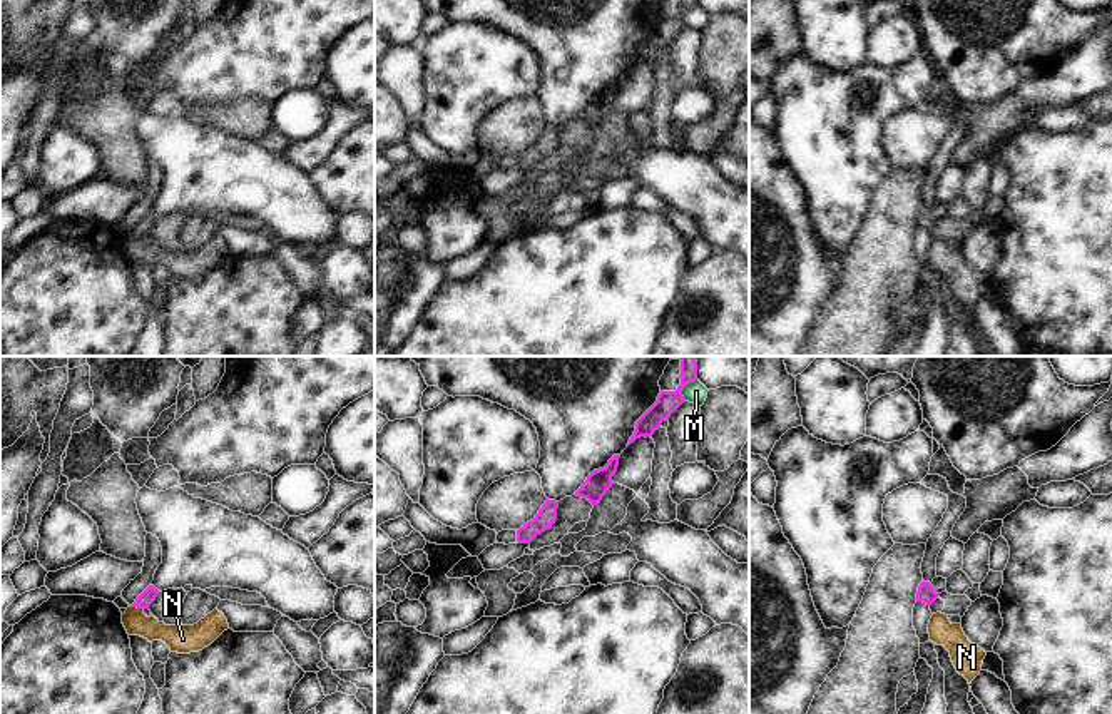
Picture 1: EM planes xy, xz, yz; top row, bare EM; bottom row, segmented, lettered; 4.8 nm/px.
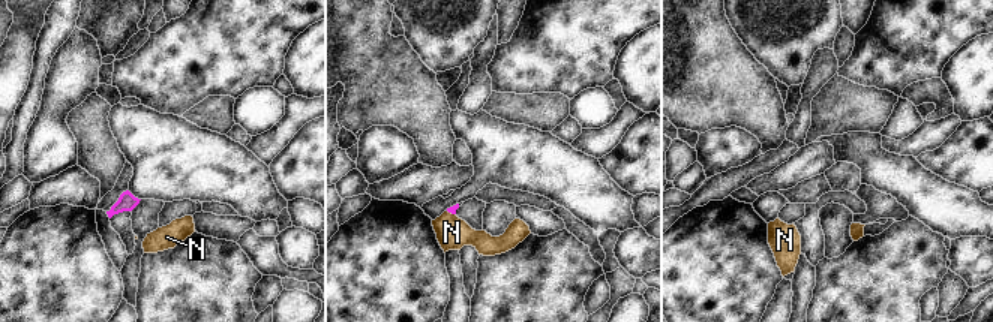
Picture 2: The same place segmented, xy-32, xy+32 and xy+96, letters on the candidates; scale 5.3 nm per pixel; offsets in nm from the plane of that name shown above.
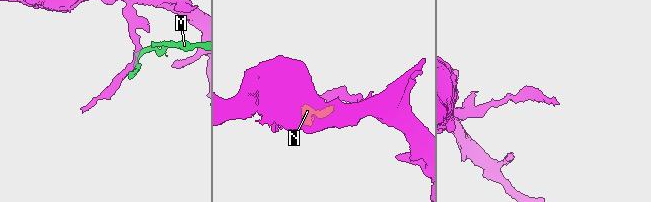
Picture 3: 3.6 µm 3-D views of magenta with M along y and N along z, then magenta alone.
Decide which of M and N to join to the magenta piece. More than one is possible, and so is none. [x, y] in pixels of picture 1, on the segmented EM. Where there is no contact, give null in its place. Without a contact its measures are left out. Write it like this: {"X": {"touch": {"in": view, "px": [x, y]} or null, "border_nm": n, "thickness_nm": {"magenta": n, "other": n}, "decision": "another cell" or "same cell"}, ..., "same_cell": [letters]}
{"M": {"touch": {"in": "xz", "px": [683, 388]}, "border_nm": 130, "thickness_nm": {"magenta": 110, "other": 100}, "decision": "another cell"}, "N": {"touch": {"in": "xy", "px": [136, 606]}, "border_nm": 70, "thickness_nm": {"magenta": 70, "other": 120}, "decision": "same cell"}, "same_cell": ["N"]}

